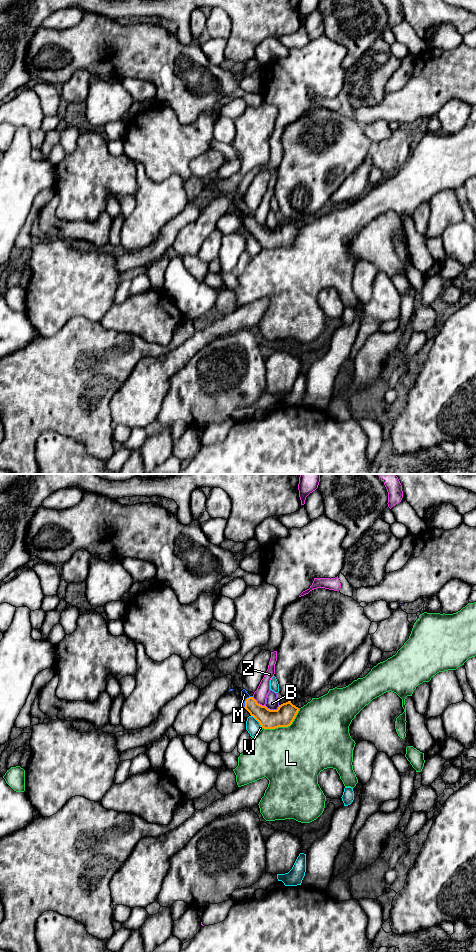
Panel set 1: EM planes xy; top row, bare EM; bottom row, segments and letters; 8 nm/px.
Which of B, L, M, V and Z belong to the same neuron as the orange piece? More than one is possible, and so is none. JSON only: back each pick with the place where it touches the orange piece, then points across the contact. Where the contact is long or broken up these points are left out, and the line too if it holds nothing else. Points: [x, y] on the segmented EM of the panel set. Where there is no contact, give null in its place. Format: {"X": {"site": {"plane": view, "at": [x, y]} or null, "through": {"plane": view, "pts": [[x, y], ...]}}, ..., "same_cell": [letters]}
{"M": {"site": {"plane": "xy", "at": [246, 700]}, "through": {"plane": "xy", "pts": [[269, 719], [246, 700], [244, 694]]}}, "same_cell": ["M"]}

